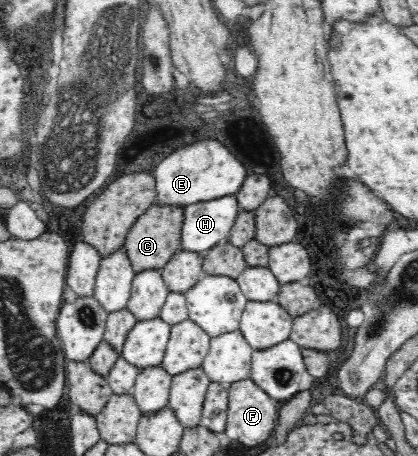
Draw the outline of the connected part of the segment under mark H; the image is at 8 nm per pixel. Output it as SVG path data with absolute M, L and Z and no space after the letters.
M234 195L195 203L183 210L180 249L199 255L226 241L239 213Z

